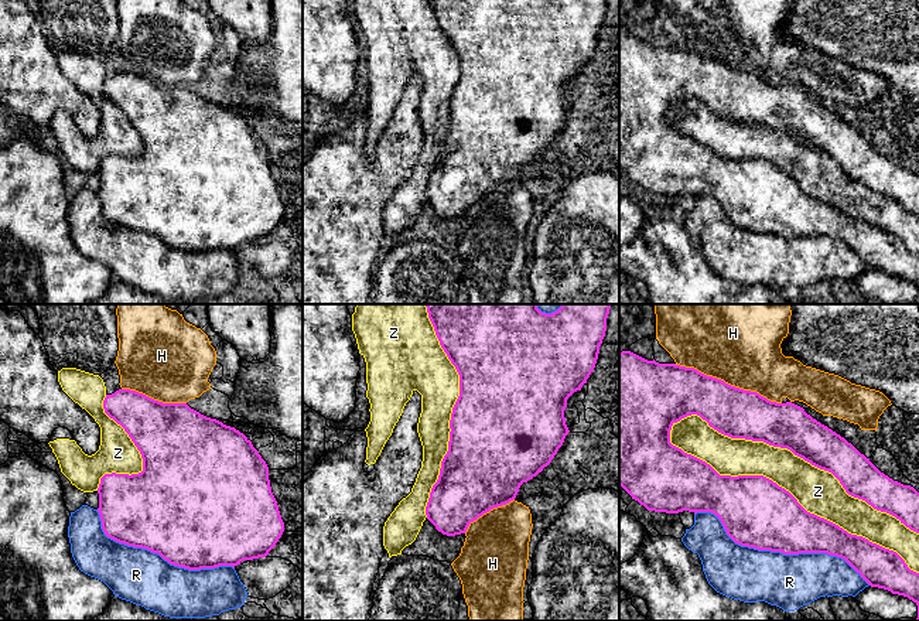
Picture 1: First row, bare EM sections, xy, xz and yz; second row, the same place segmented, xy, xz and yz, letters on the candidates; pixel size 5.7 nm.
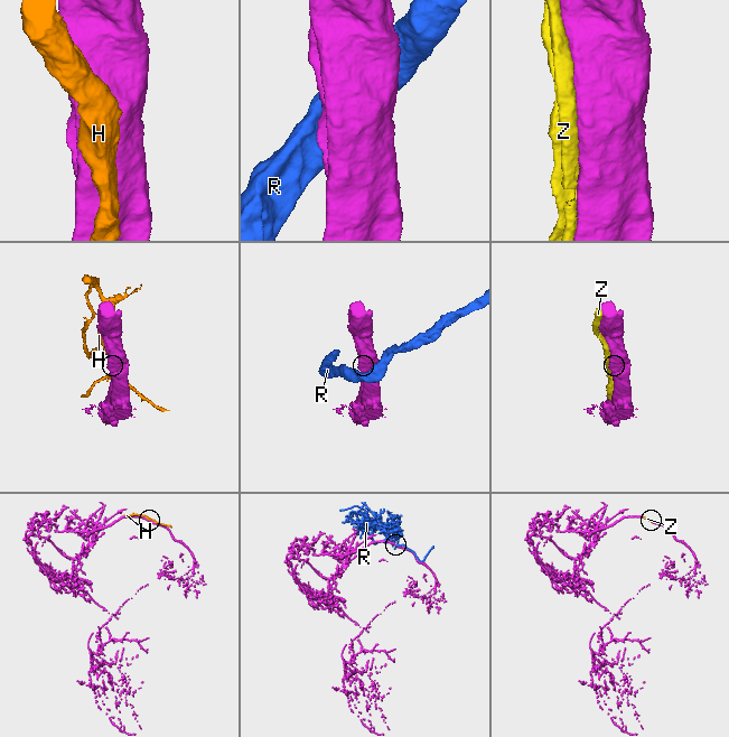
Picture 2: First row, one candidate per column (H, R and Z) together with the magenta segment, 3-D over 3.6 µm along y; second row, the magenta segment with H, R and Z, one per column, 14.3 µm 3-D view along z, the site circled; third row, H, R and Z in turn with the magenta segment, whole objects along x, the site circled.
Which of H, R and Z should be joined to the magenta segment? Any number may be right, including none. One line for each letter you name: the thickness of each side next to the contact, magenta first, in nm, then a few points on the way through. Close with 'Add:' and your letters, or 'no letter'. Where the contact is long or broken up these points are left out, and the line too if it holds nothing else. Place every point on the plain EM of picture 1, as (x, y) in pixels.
Add: no letter

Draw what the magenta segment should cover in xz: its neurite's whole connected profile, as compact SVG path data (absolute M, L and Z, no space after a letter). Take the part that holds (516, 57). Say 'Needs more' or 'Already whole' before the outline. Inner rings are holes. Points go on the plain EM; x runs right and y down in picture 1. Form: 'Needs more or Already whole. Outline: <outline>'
Already whole. Outline: M428 0L441 31L447 37L451 47L460 58L460 79L452 91L450 103L448 134L441 144L440 158L433 168L426 190L427 202L438 215L447 219L465 216L469 207L493 191L502 190L513 184L523 166L527 166L547 150L558 132L563 129L568 110L566 108L564 93L567 82L587 66L595 51L599 30L607 14L608 0Z

